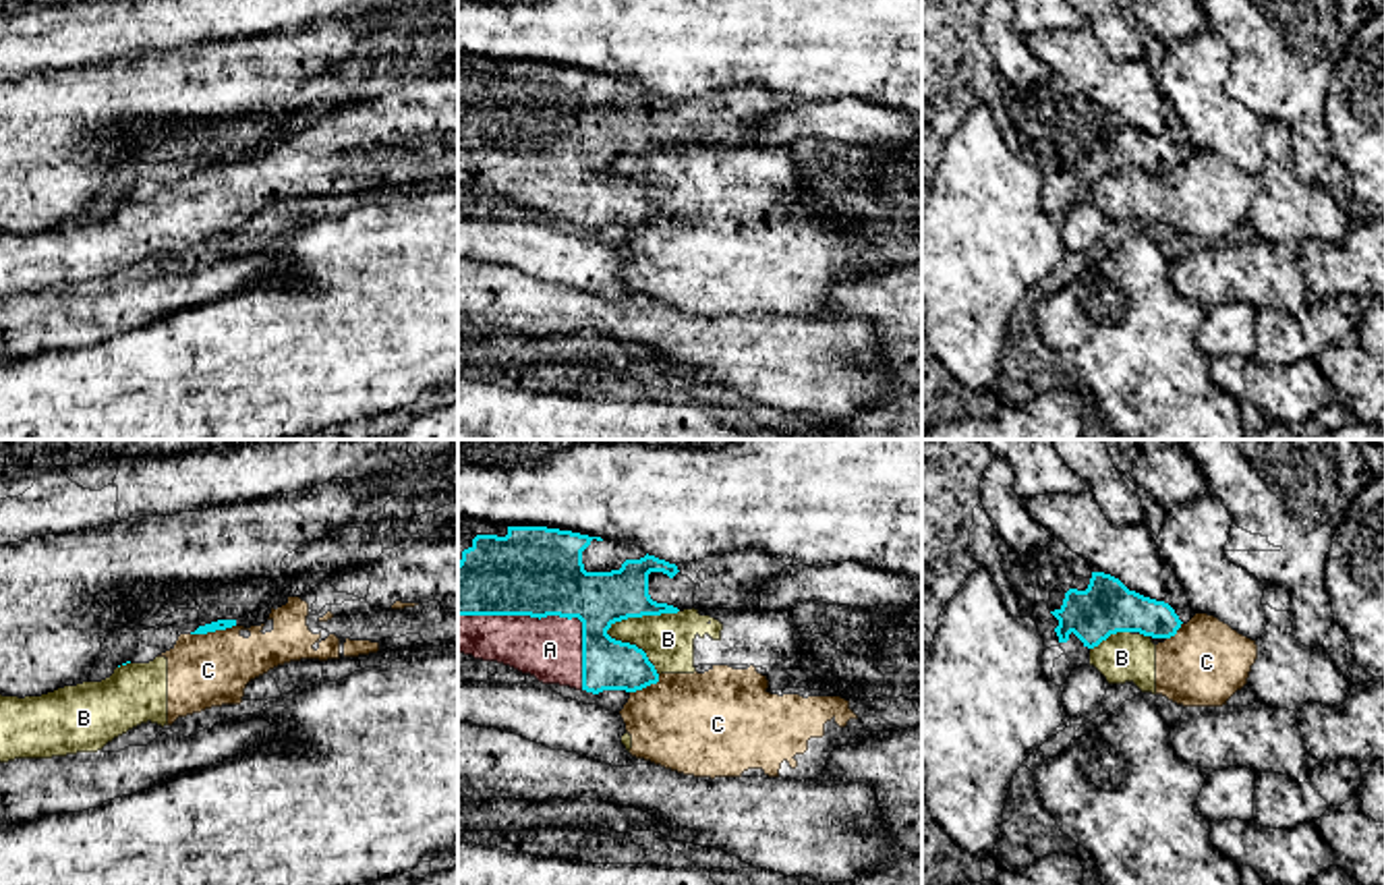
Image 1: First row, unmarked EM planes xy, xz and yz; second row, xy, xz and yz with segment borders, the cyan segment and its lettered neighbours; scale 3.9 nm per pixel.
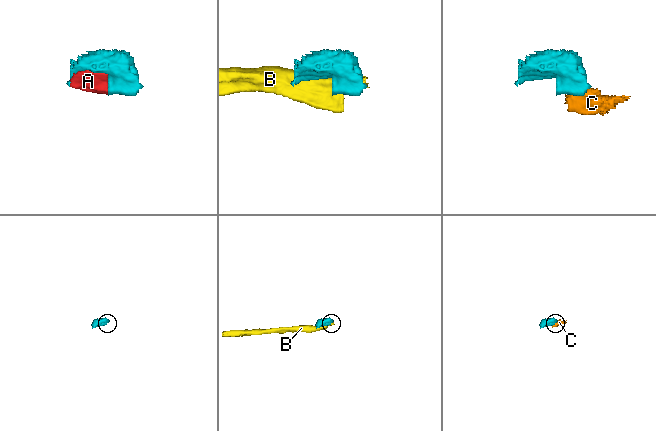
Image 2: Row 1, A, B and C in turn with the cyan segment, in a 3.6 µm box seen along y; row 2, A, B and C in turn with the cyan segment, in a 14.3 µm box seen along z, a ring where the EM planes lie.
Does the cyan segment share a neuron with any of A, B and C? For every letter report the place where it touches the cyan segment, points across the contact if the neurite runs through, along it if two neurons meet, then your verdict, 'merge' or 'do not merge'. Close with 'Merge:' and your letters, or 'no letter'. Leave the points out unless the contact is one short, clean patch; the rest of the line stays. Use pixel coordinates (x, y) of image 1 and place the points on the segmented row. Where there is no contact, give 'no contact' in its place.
A: contact xz (554, 614); merge
B: contact xz (632, 645); do not merge
C: contact xy (212, 631); border xy (235, 624), (222, 631), (191, 635); do not merge
Merge: A

